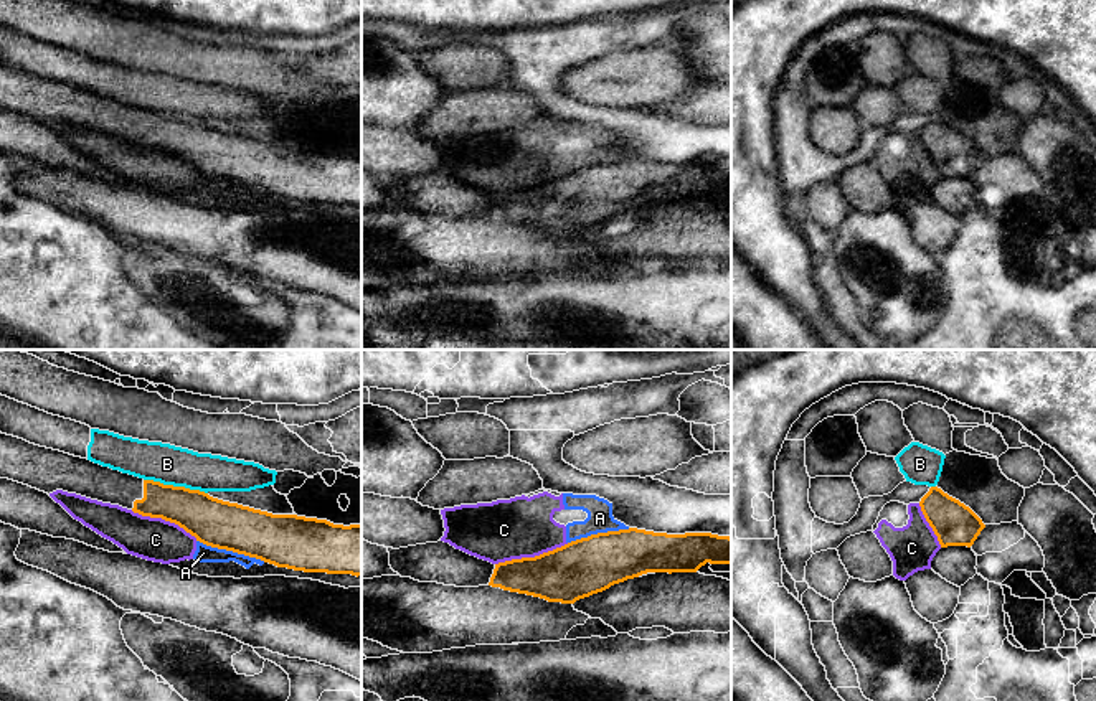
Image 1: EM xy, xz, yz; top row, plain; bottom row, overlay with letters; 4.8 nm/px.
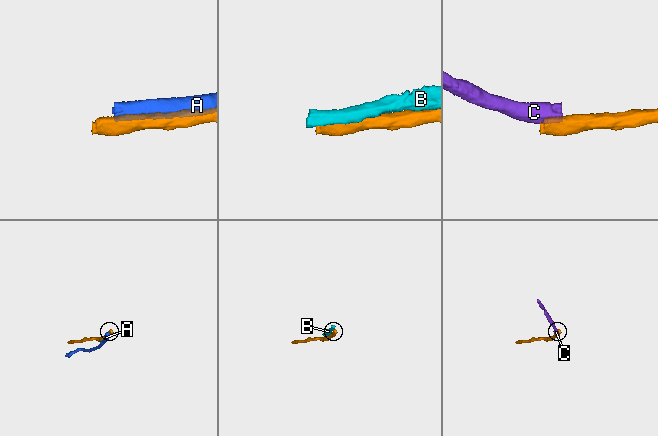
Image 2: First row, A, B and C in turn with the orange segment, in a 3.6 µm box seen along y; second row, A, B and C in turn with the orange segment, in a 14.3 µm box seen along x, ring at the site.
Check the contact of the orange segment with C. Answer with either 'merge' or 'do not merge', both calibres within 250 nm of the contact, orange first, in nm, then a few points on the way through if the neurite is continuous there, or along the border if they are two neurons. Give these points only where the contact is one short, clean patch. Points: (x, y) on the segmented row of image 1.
do not merge; 280 nm thick on the orange side, 300 nm on the other; border along xz (568, 543), (533, 556), (512, 558), (496, 564)

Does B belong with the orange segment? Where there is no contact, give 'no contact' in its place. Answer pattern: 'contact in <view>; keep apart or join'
contact in xy; keep apart

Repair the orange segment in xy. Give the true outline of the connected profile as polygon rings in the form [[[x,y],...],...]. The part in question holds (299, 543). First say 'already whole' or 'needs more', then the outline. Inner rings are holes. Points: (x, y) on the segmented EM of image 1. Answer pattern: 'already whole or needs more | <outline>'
needs more | [[[2,432],[0,478],[28,485],[48,495],[63,490],[102,503],[119,505],[142,516],[162,518],[178,525],[206,546],[256,558],[277,567],[361,576],[361,525],[343,526],[297,515],[272,515],[213,498],[200,490],[144,480]]]

